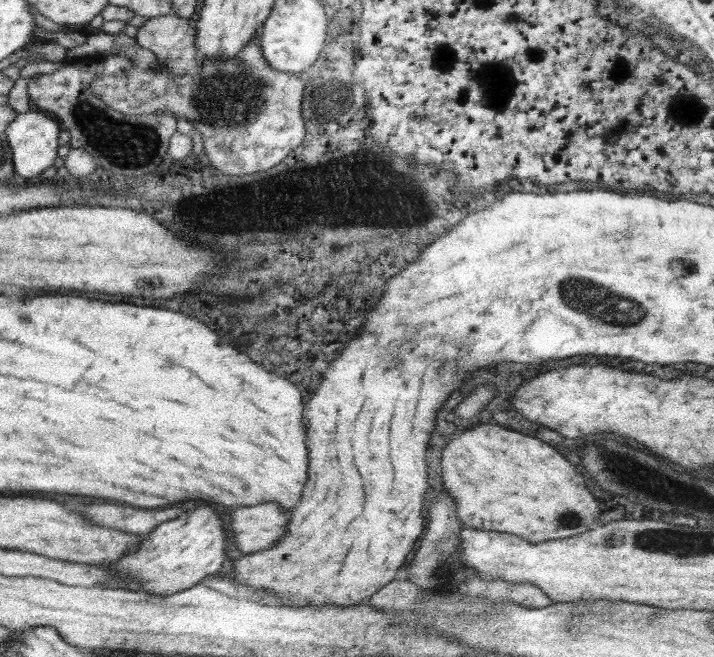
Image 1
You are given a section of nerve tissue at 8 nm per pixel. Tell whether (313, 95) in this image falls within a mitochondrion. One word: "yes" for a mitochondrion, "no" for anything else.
no

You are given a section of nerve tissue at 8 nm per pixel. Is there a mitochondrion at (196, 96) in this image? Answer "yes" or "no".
yes

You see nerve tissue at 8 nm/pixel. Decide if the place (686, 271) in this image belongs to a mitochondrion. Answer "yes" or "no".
yes

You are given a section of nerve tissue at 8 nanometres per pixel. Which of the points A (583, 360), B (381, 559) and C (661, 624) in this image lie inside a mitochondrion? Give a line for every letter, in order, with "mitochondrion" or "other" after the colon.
A: other
B: other
C: other

